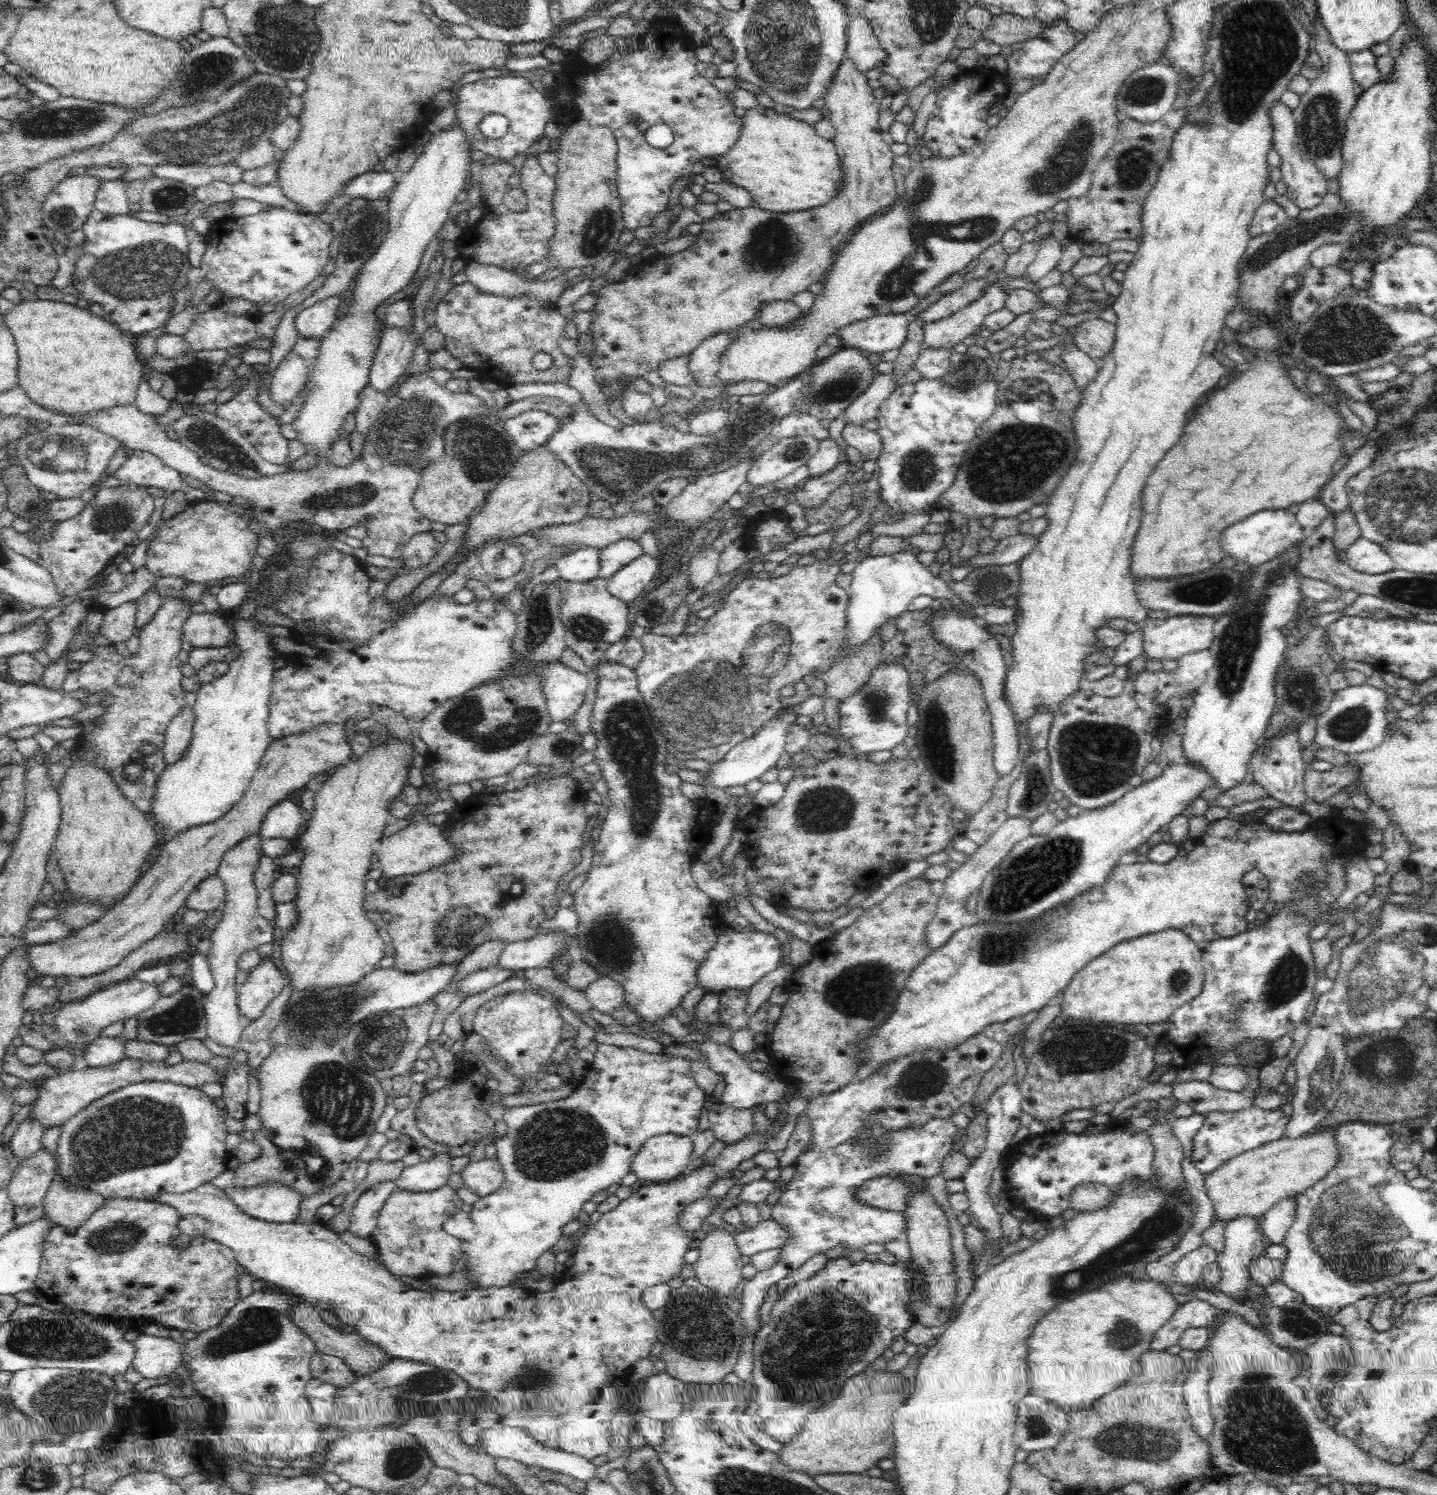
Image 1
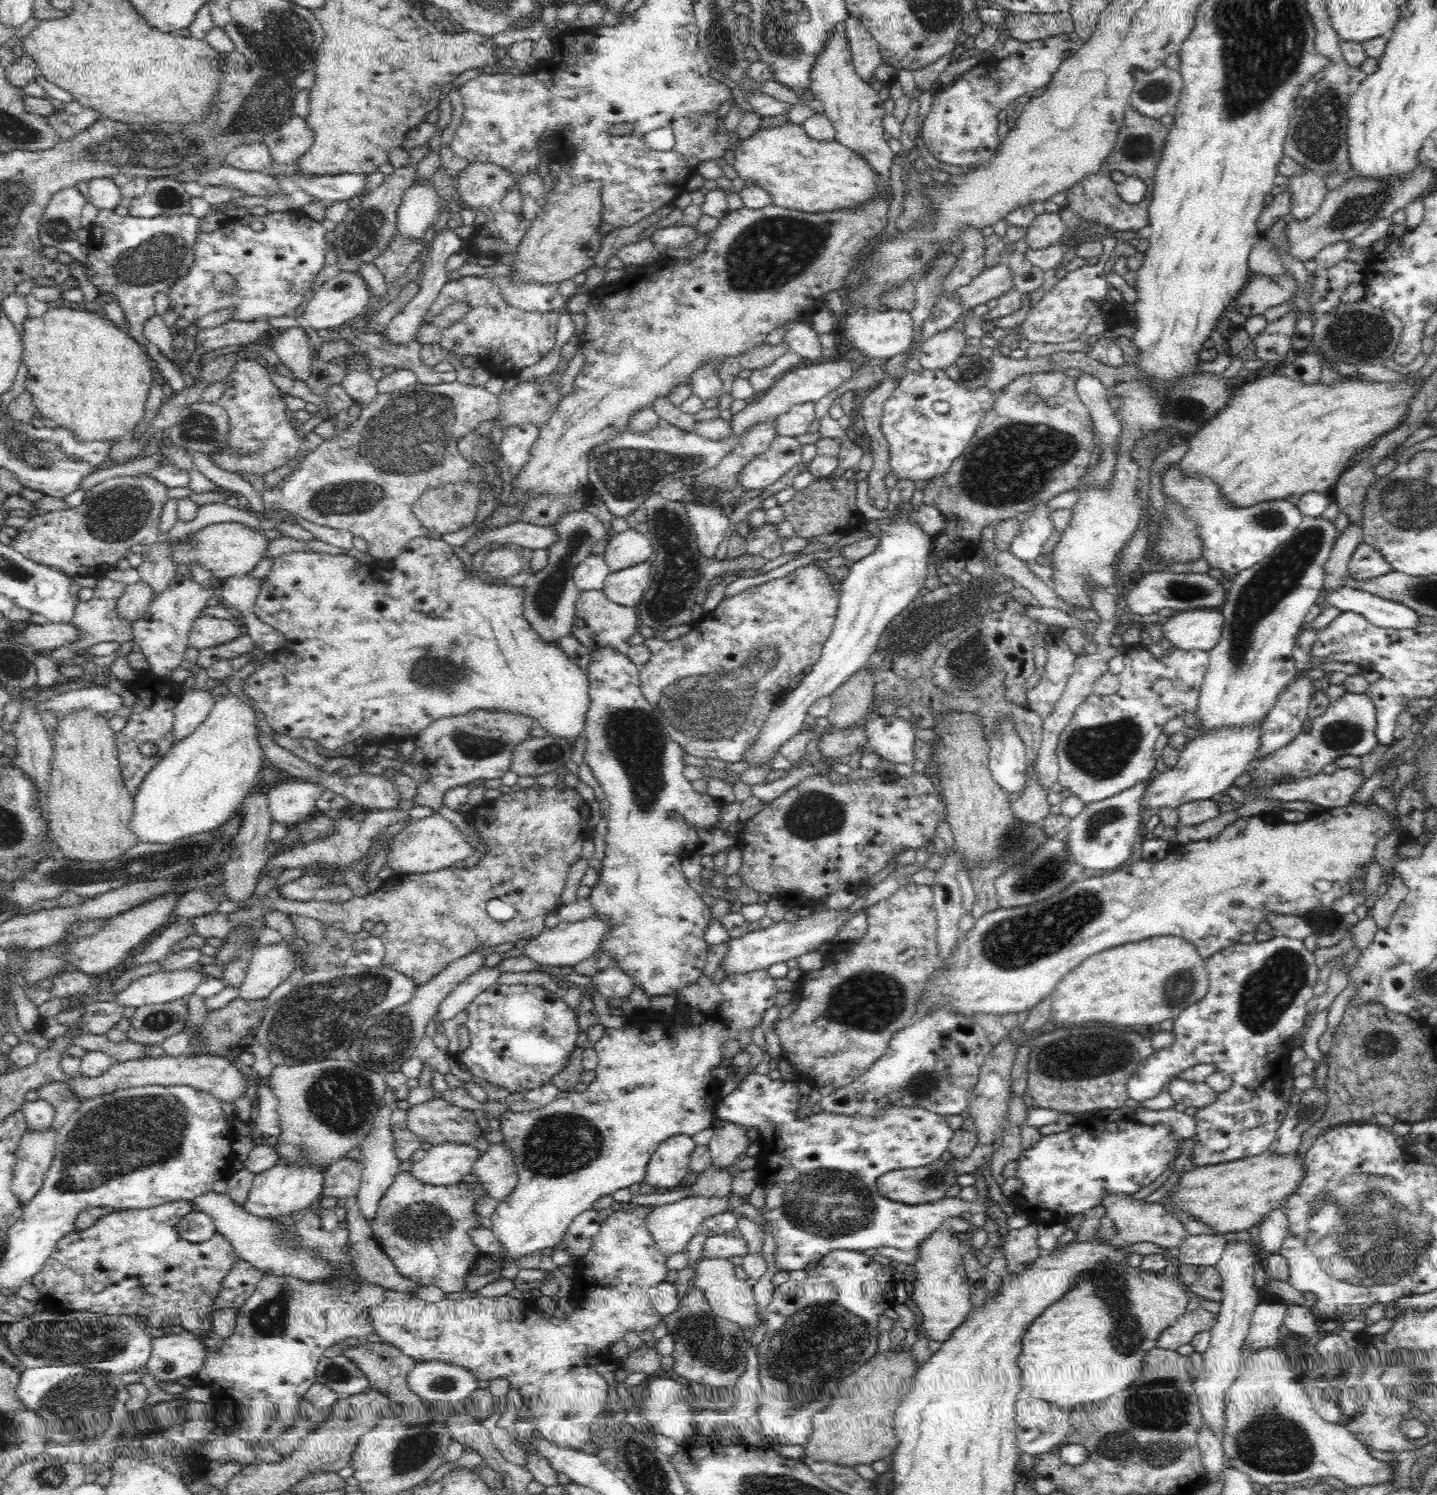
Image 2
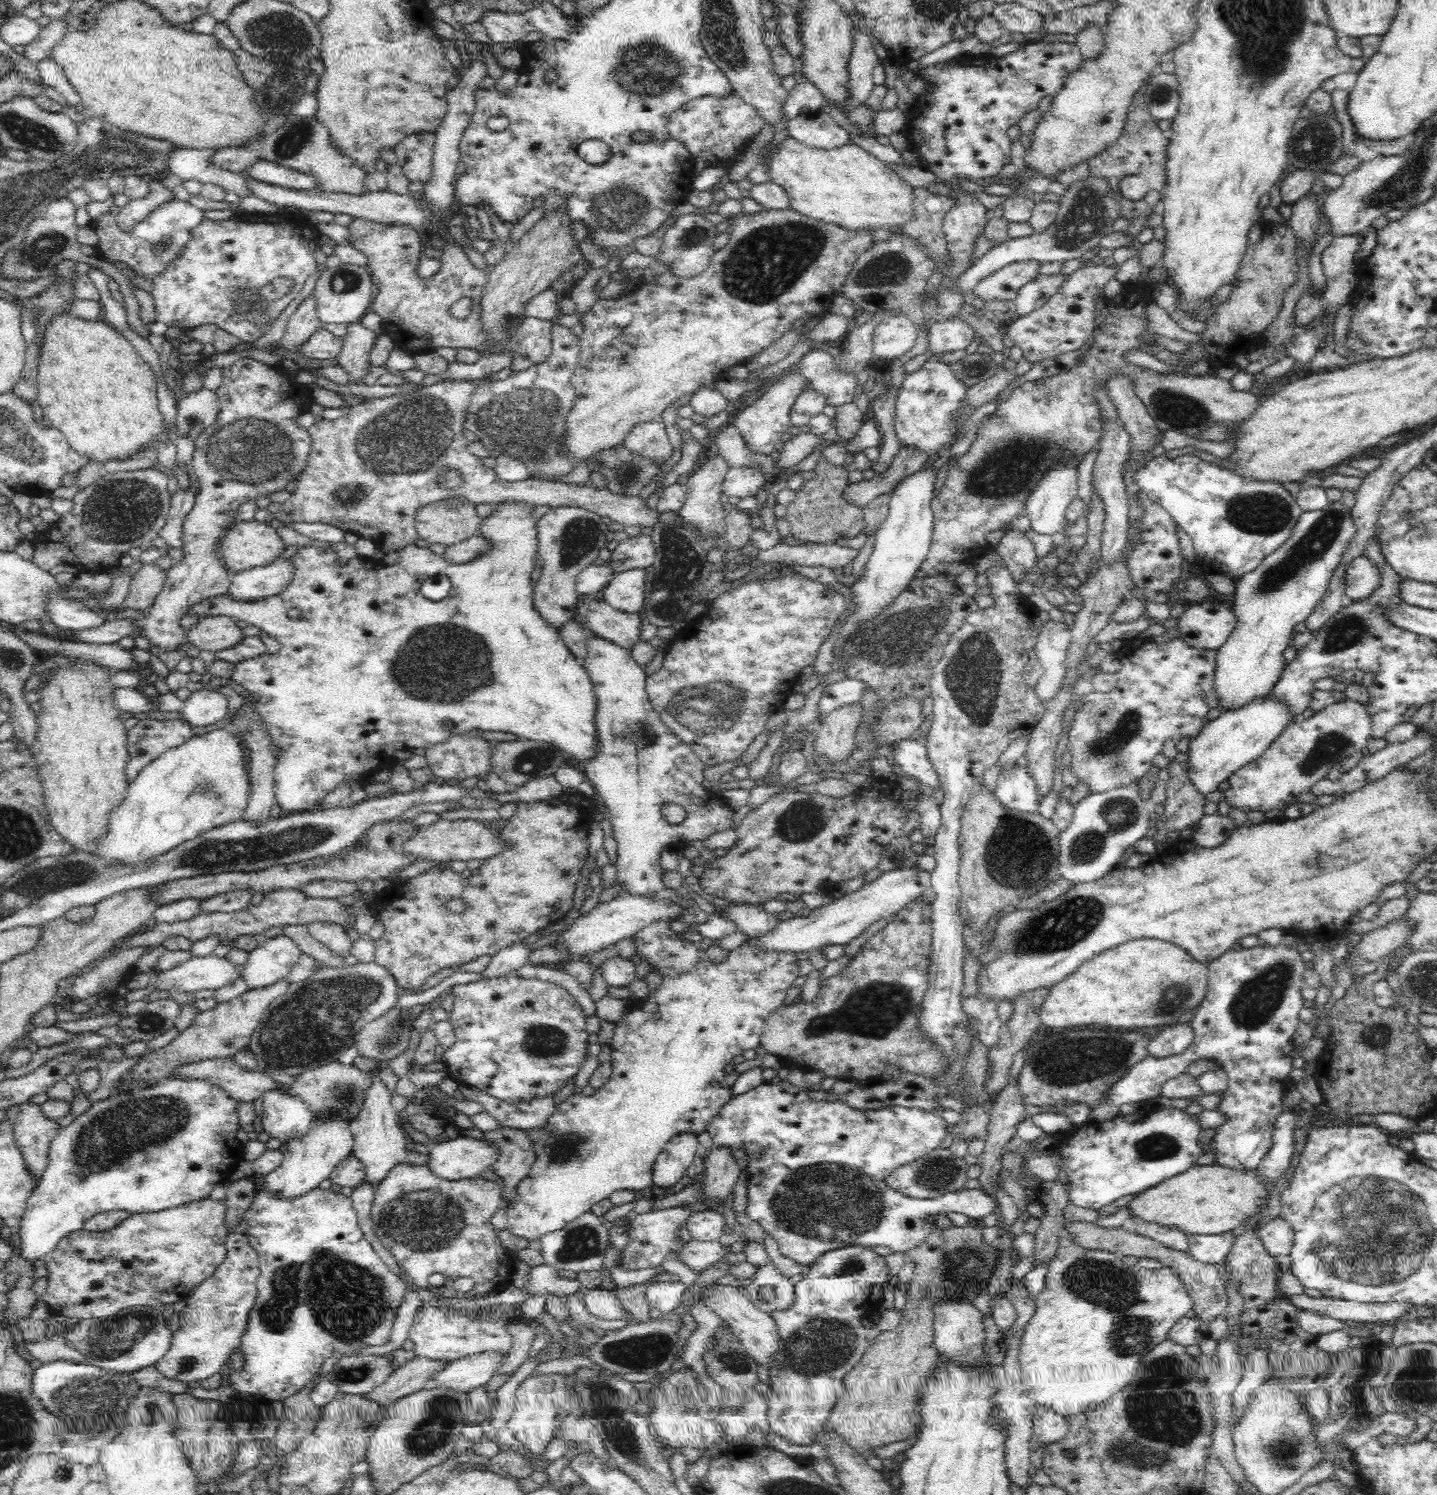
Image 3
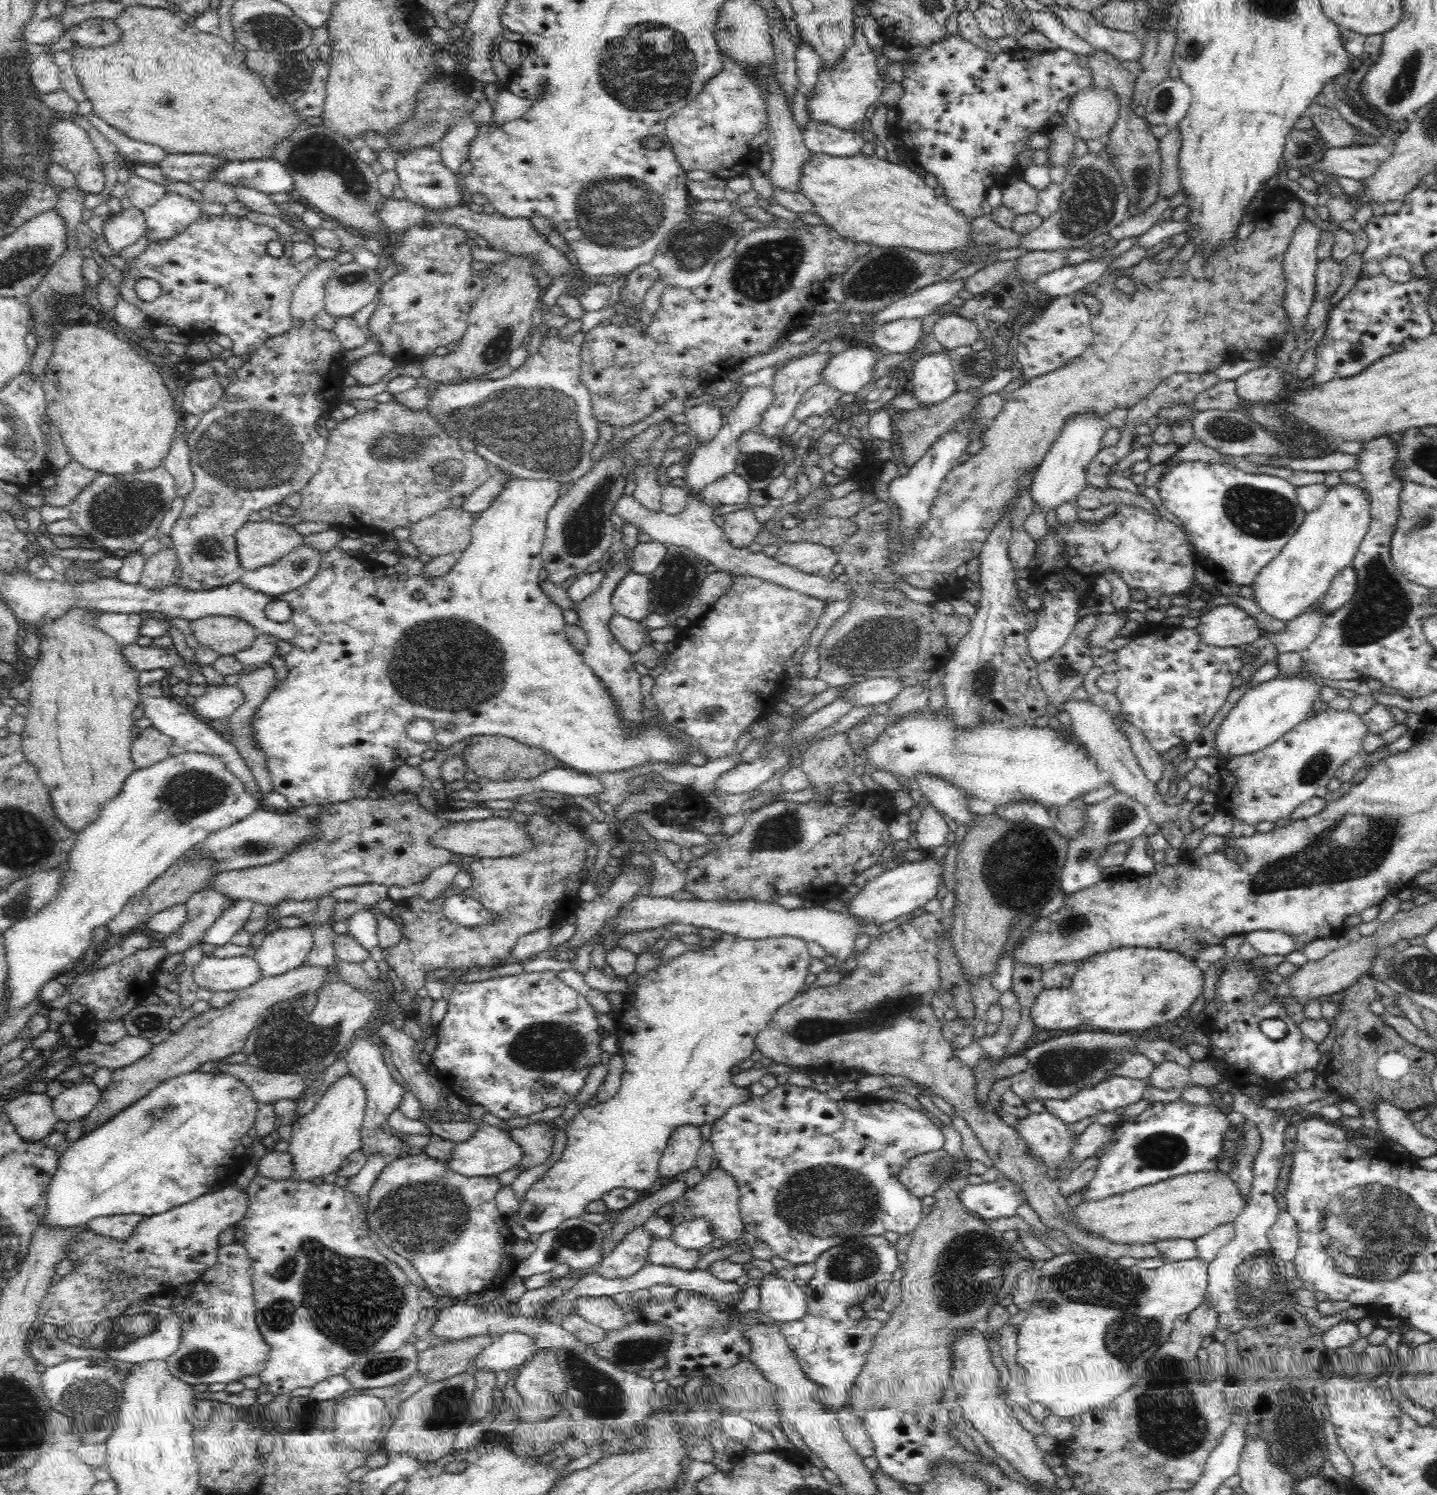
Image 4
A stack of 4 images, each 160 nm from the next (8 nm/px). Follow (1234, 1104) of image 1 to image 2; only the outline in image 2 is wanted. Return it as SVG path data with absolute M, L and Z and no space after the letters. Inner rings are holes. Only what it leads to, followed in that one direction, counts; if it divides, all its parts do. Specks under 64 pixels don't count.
M1176 1078L1169 1082L1168 1088L1174 1102L1180 1102L1186 1107L1201 1109L1216 1100L1216 1093L1204 1081L1192 1082Z

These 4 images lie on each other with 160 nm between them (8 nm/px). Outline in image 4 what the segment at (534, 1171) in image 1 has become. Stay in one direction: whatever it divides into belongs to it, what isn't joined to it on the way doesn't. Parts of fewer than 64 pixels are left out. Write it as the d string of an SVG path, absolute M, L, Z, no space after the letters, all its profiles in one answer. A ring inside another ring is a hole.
M725 933L714 934L712 936L714 945L711 948L700 949L699 951L686 951L677 958L668 960L665 964L658 965L654 970L649 970L646 974L640 975L634 983L634 988L631 991L633 994L633 1001L627 1004L627 1007L622 1010L616 1017L617 1020L617 1037L619 1038L621 1046L621 1057L624 1059L624 1074L618 1092L605 1103L598 1103L594 1107L589 1105L576 1113L573 1121L566 1126L566 1134L568 1144L564 1150L564 1156L560 1162L556 1162L539 1180L533 1184L532 1188L528 1190L524 1202L514 1215L515 1221L524 1226L530 1234L542 1234L548 1230L554 1230L558 1224L562 1224L569 1218L576 1218L584 1212L585 1204L598 1199L602 1194L606 1194L608 1190L622 1187L636 1192L643 1192L650 1188L658 1178L659 1163L665 1152L668 1139L673 1130L678 1126L690 1124L694 1126L702 1126L706 1122L715 1123L720 1120L732 1106L745 1103L752 1098L750 1088L738 1088L732 1084L732 1067L742 1064L744 1060L748 1060L755 1051L754 1040L756 1035L764 1030L772 1021L772 1016L784 1004L788 1004L796 995L798 995L804 988L806 976L808 976L810 961L813 959L807 947L806 942L801 939L792 937L781 938L764 938L761 940L747 940L728 935Z

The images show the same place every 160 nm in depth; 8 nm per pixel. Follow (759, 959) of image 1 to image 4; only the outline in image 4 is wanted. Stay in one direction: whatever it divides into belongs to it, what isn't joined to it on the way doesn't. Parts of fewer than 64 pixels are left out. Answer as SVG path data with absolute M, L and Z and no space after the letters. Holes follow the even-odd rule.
M932 856L919 861L902 862L898 866L882 872L862 887L860 893L850 902L847 912L866 923L884 925L895 922L898 917L924 908L926 904L936 898L944 872L944 861L939 861Z

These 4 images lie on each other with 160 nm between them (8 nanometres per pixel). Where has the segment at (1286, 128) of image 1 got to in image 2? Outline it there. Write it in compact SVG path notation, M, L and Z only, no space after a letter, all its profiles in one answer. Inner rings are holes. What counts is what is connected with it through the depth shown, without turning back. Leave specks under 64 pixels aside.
M1310 169L1289 178L1286 190L1290 192L1292 199L1289 218L1298 222L1310 218L1320 208L1329 192L1321 175Z

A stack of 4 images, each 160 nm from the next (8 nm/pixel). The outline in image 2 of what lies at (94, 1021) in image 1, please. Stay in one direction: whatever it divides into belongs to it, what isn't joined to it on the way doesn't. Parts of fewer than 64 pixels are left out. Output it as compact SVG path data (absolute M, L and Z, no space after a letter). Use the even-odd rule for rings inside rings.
M199 963L194 965L194 968L168 970L168 972L161 970L140 977L117 993L115 1001L122 1007L133 1006L138 1009L150 1004L163 1004L186 998L194 994L201 982L214 977L203 970L202 963Z

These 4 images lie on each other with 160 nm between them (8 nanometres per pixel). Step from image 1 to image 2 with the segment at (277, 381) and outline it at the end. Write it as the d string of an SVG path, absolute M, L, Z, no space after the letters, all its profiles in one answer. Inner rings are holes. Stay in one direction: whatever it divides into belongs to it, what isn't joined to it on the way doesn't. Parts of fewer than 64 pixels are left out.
M305 324L292 326L277 331L276 340L272 346L278 354L284 366L288 366L298 380L305 381L311 370L310 342L308 333L305 331Z

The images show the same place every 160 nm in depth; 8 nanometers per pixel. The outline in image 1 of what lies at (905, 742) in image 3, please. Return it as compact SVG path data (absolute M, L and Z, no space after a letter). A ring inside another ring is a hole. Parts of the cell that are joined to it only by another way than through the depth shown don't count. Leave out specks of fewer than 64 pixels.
M881 662L872 672L872 678L866 685L839 704L840 730L834 734L842 734L860 756L876 750L891 751L898 744L904 743L904 739L912 730L906 723L911 702L908 682L908 672L898 662L892 664Z

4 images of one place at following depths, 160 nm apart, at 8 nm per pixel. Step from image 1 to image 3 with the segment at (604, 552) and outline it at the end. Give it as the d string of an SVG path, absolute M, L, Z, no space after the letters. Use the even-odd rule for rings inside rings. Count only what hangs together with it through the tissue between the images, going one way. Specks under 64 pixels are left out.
M648 534L630 537L613 550L609 566L614 573L650 568L656 558L655 549Z

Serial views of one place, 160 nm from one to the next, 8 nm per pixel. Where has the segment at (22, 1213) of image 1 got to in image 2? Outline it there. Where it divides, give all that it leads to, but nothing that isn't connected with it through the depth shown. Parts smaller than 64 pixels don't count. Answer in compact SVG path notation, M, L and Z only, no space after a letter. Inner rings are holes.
M48 1126L44 1130L26 1128L20 1136L11 1189L22 1205L32 1200L43 1184L46 1170L54 1159L56 1135L56 1129Z

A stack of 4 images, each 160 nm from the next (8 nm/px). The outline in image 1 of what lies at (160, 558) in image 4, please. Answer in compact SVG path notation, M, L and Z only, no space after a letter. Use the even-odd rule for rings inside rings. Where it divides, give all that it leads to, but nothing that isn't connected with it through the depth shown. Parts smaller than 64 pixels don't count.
M132 600L113 608L107 608L99 634L106 637L110 642L125 642L136 634L136 613L138 601Z

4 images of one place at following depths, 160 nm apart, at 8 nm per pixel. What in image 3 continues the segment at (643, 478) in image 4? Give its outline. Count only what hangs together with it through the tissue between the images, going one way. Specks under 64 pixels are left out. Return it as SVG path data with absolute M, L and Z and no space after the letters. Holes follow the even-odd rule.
M661 418L636 426L622 444L631 454L648 458L657 468L671 458L674 451Z

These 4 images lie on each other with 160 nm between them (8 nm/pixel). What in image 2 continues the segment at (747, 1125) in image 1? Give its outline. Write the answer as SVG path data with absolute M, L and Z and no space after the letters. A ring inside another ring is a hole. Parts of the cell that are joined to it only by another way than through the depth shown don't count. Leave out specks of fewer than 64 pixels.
M716 1118L710 1127L713 1129L713 1137L708 1143L708 1148L712 1167L720 1171L728 1170L749 1148L747 1130Z

